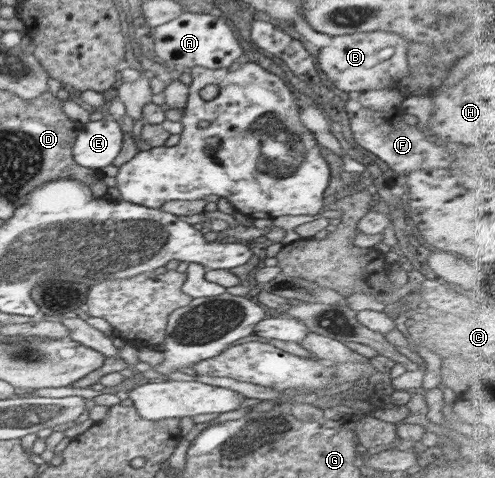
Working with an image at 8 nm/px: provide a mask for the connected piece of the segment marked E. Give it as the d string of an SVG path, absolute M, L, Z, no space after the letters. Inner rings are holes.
M104 118L80 126L72 155L74 161L88 169L102 170L112 165L124 141L124 131L117 120Z

